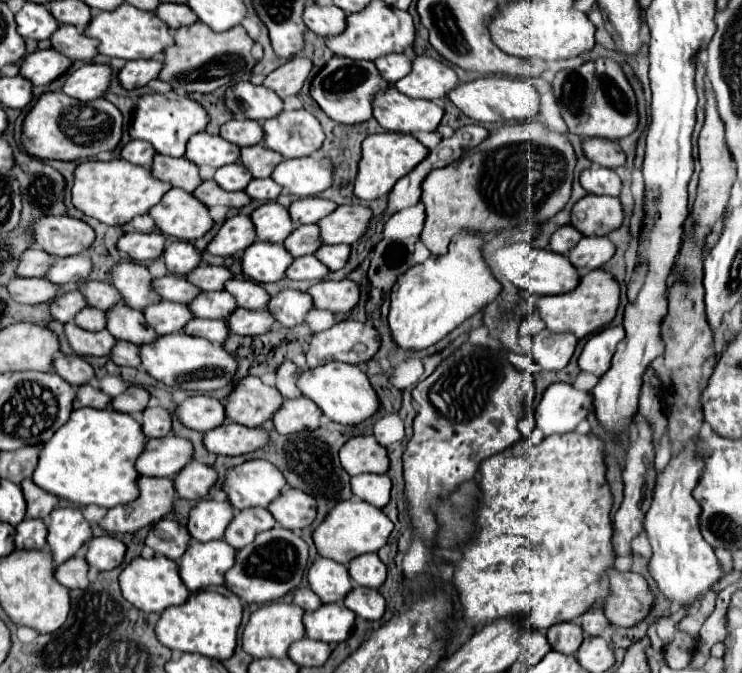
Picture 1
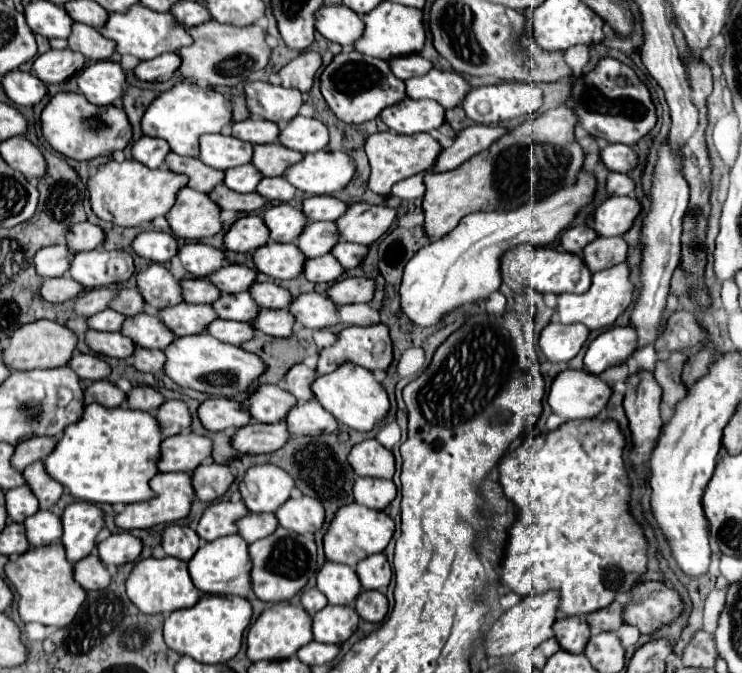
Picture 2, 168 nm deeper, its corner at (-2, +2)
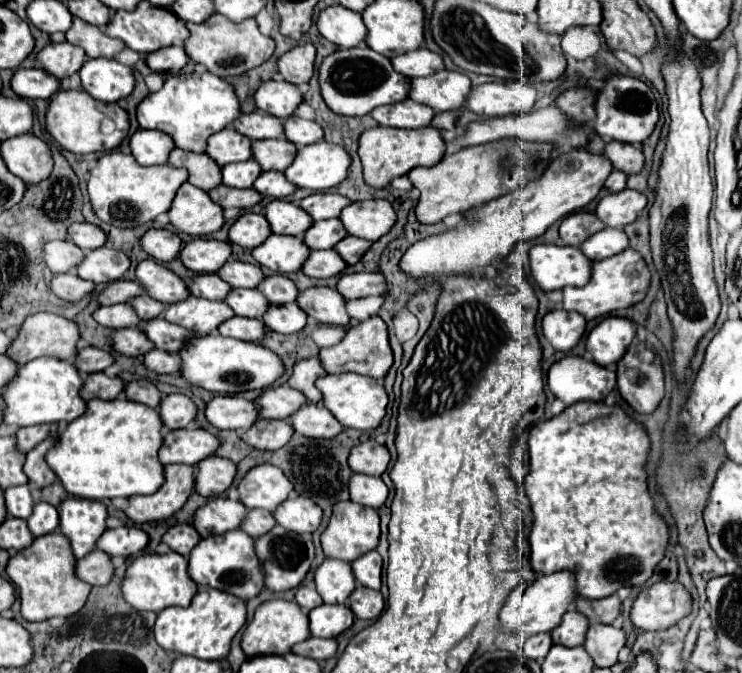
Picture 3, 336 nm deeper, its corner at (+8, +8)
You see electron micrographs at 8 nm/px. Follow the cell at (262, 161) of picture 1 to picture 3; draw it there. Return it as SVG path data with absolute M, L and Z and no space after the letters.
M286 137L264 139L264 141L252 143L252 153L254 153L252 157L260 163L260 167L264 171L268 171L268 169L284 171L296 159L296 145L292 141L288 141Z

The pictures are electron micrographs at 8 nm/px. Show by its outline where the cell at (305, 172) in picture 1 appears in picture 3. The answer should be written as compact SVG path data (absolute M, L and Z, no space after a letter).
M320 141L300 147L296 161L284 171L284 175L296 187L326 191L346 179L350 163L352 159L342 145Z

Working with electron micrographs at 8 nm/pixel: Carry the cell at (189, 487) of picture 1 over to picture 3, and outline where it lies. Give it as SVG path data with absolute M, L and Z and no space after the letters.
M212 455L196 467L196 491L204 497L216 497L224 493L236 477L236 463L230 459Z

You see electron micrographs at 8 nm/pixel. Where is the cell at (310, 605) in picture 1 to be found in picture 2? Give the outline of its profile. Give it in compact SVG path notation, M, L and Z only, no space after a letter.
M306 589L302 593L302 607L306 609L308 615L316 615L326 605L328 605L328 599L318 589Z

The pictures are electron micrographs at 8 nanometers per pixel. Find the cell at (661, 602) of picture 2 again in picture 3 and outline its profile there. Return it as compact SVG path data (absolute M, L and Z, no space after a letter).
M658 581L638 595L630 619L642 631L666 631L690 611L692 597L678 581Z

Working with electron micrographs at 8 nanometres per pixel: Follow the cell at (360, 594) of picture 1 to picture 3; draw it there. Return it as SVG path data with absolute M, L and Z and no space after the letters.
M358 585L354 593L348 597L350 609L358 619L378 619L384 609L384 599L380 591L372 591L368 587Z

